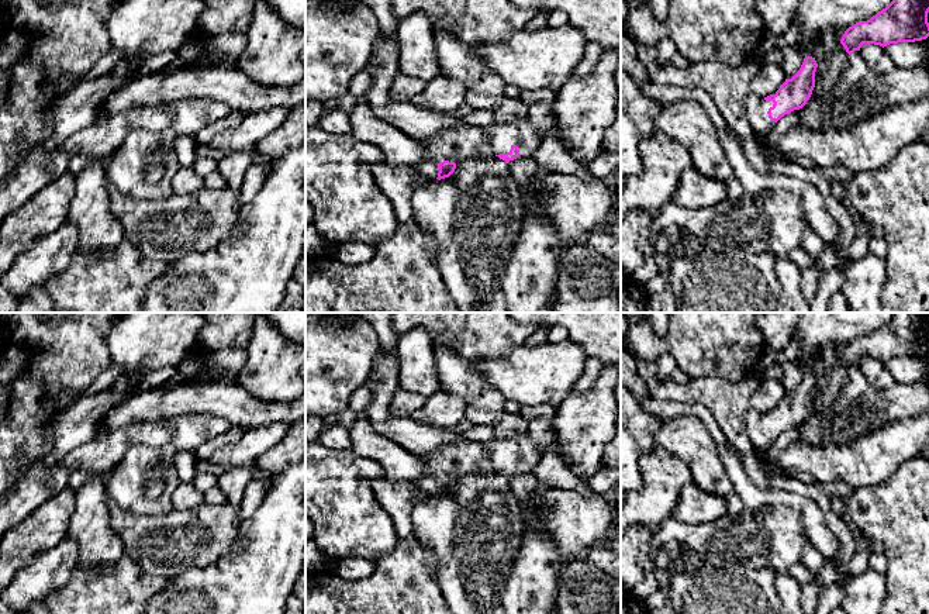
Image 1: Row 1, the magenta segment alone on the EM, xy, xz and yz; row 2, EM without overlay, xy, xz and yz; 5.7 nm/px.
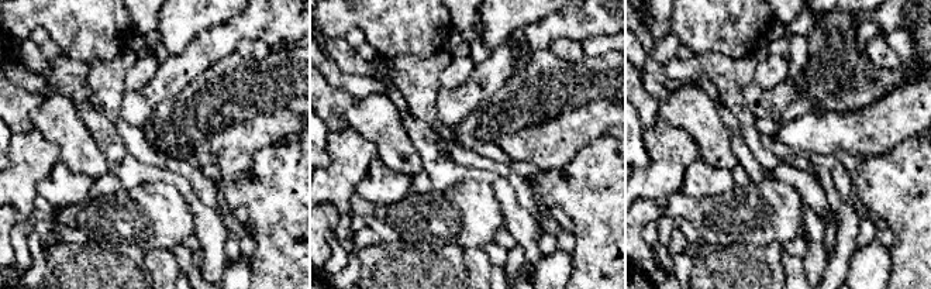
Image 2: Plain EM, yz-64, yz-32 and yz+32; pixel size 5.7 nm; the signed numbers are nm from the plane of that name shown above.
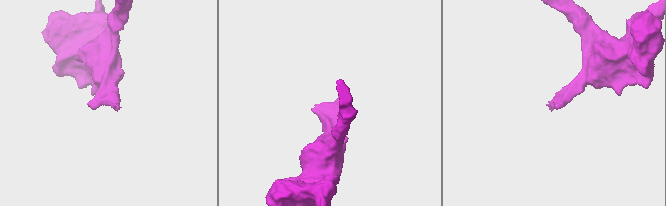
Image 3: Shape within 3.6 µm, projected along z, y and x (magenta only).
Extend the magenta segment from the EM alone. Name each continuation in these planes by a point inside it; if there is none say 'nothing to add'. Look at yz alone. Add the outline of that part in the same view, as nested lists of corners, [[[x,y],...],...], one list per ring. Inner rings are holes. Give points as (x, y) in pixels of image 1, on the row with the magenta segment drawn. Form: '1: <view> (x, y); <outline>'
1: yz (756, 107); [[[752,93],[746,97],[745,110],[753,131],[763,130],[764,132],[770,132],[773,130],[776,123],[771,121],[767,114],[773,104],[773,101],[766,101],[763,97],[757,97]]]

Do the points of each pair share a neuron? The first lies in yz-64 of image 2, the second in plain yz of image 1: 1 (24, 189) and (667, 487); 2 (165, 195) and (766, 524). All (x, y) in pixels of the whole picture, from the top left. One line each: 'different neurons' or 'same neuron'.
1: same neuron
2: same neuron

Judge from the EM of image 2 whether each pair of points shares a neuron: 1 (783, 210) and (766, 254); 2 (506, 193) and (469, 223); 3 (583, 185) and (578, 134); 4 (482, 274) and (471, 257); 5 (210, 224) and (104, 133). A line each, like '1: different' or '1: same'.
1: different
2: different
3: different
4: same
5: same

